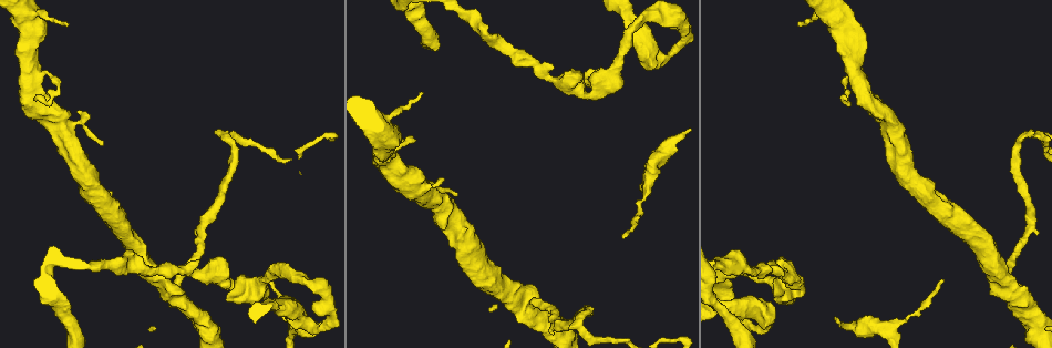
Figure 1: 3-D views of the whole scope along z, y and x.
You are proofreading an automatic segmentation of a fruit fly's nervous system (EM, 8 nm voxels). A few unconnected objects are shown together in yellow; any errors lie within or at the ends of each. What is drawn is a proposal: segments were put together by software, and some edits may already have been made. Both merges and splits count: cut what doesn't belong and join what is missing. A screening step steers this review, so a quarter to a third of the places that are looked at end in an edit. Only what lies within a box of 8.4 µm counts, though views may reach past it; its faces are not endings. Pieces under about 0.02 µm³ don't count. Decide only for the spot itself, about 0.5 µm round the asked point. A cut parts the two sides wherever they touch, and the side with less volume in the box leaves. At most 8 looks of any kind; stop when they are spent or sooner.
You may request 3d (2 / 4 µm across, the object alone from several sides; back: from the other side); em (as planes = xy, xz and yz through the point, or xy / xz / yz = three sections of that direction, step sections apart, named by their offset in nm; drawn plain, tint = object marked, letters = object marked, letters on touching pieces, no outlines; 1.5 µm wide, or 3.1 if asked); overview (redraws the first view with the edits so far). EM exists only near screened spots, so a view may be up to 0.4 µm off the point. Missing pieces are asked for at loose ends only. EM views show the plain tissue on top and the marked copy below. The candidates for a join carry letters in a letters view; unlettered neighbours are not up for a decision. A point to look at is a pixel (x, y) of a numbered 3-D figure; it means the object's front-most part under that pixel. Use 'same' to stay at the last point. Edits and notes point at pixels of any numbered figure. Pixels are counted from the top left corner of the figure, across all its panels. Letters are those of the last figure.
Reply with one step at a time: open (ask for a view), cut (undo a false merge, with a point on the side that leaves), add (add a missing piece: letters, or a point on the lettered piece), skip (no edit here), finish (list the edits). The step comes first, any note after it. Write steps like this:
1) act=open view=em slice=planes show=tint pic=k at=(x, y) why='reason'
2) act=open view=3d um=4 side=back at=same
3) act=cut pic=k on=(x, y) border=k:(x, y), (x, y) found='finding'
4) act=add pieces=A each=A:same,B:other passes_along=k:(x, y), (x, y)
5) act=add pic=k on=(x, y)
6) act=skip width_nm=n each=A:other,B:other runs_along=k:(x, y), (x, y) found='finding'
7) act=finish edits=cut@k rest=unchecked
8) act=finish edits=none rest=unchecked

act=open view=3d um=4 side=back pic=1 at=(1028, 136) why='sharp bend'

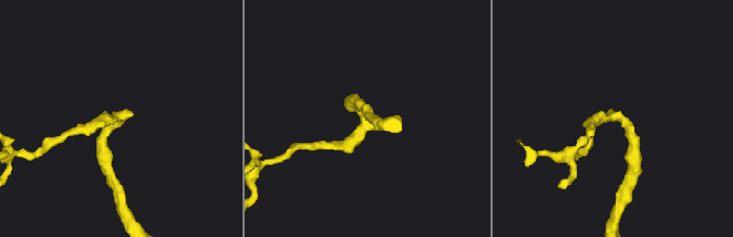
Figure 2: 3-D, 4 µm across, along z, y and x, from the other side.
act=open view=em slice=planes show=letters pic=2 at=(118, 117) why='now the EM'

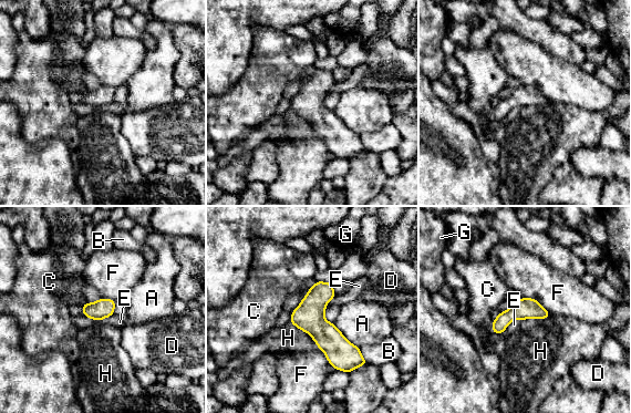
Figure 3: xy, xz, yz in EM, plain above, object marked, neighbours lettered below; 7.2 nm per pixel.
act=skip longest_contact=A:260nm each=A:other,B:other,C:other,D:other,E:other,F:other,G:other,H:other found='all the same cell'

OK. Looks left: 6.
act=open view=em slice=planes show=tint pic=1 at=(269, 284) why='free end'

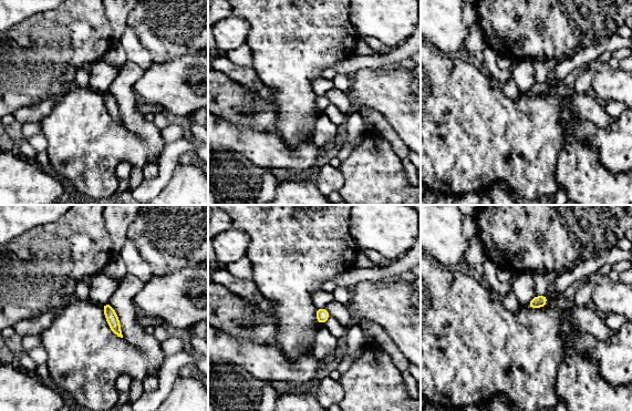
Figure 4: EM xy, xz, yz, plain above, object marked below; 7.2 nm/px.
act=open view=em slice=planes show=letters at=same why='what lies round it'

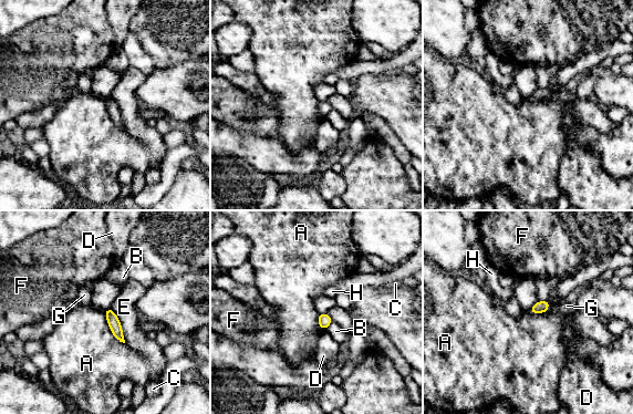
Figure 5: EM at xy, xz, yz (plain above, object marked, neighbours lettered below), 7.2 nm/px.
act=skip each=A:other,B:other,C:other,D:other,E:other,F:other,G:other,H:other border=5:(103, 311), (112, 334), (124, 343) found='no lettered piece goes on from it'

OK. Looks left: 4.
act=open view=em slice=planes show=tint pic=1 at=(233, 285)

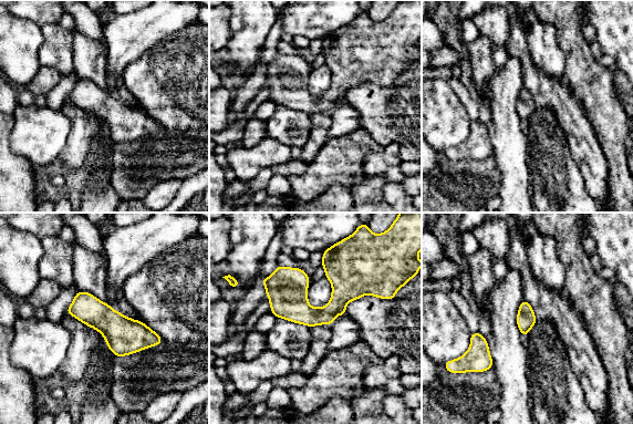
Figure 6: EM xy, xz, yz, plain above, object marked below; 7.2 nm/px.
act=open view=em slice=planes show=letters at=same

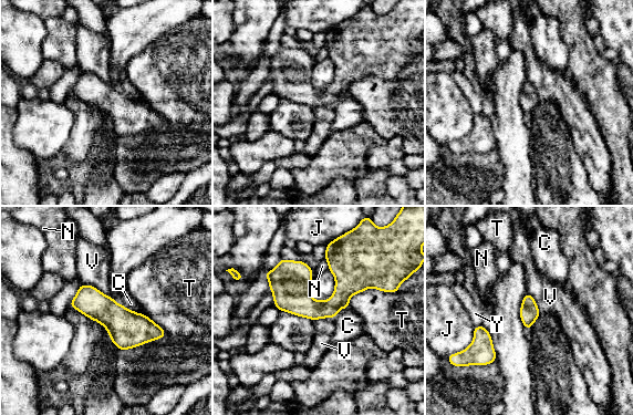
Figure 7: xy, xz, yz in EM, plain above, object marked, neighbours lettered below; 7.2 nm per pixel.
act=skip width_nm=140 longest_contact=T:360nm each=C:other,J:other,N:other,T:other,V:other,Y:other found='all the same cell'

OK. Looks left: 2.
act=finish edits=none rest=unchecked

